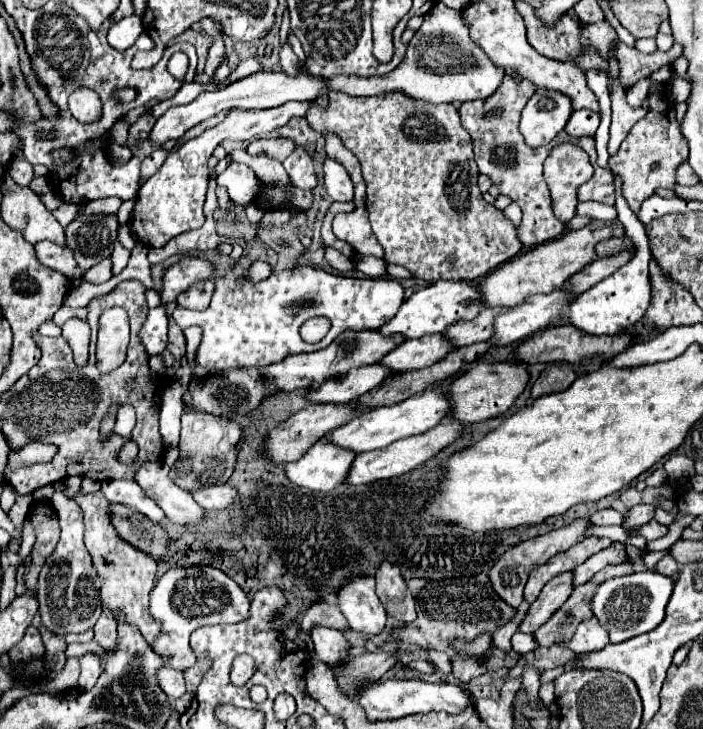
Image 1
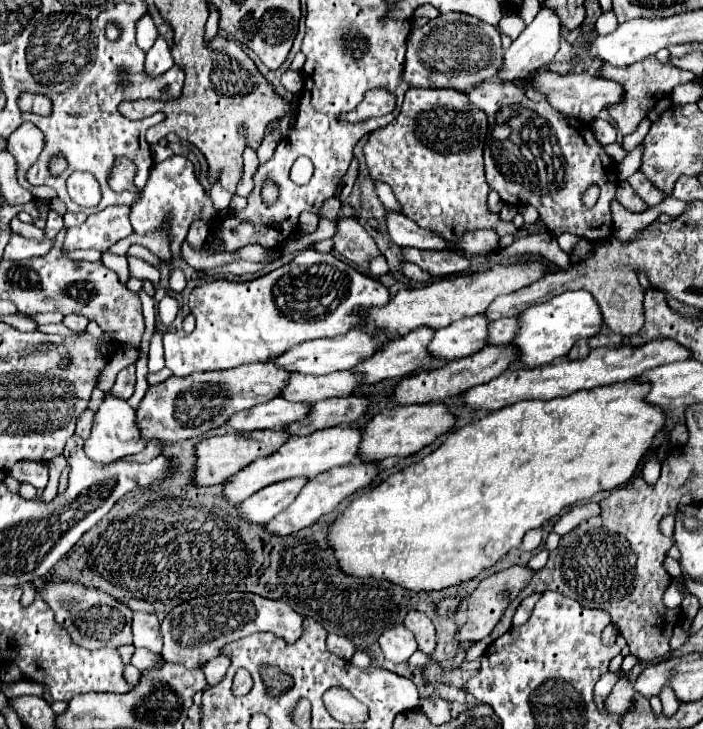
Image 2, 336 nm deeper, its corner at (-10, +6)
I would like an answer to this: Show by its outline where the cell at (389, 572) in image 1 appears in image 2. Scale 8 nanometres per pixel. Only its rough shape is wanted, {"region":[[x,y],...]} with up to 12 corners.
{"region":[[409,611],[405,627],[419,651],[435,651],[435,627],[425,613]]}

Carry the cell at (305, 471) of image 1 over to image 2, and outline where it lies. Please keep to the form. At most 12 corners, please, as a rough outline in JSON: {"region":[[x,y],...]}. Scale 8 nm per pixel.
{"region":[[307,479],[267,485],[239,505],[249,525],[265,525],[283,511]]}

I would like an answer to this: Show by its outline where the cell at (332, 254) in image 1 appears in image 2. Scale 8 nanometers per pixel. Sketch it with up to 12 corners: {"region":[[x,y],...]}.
{"region":[[413,263],[403,265],[405,277],[419,281],[431,279],[427,271]]}

